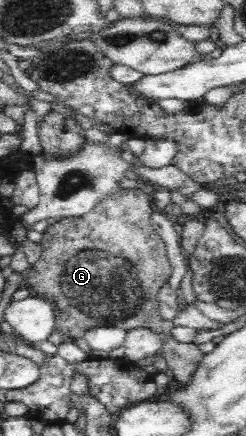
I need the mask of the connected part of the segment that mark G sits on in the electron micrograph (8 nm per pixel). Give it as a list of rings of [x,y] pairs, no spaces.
[[[119,188],[114,190],[112,193],[104,196],[101,202],[97,202],[95,206],[93,206],[93,210],[87,212],[87,214],[83,214],[83,216],[77,217],[65,217],[59,222],[55,224],[51,224],[48,228],[43,232],[42,240],[39,243],[42,248],[42,253],[37,262],[34,262],[28,269],[24,272],[24,283],[36,292],[35,296],[39,298],[43,298],[52,302],[57,309],[56,314],[56,330],[58,330],[65,339],[75,340],[80,339],[87,332],[87,330],[91,330],[91,328],[97,328],[101,326],[110,326],[115,328],[122,328],[125,331],[133,330],[133,328],[145,328],[149,329],[151,332],[158,334],[160,339],[163,342],[163,349],[161,351],[163,358],[165,358],[168,368],[171,368],[173,371],[173,378],[177,380],[177,382],[184,385],[189,379],[190,374],[193,374],[194,368],[198,365],[198,362],[203,359],[204,354],[201,353],[198,346],[193,343],[179,343],[176,340],[171,338],[170,332],[174,327],[172,322],[165,322],[161,320],[161,317],[156,313],[156,306],[154,306],[154,296],[158,291],[158,286],[161,286],[161,283],[167,283],[169,280],[169,276],[171,276],[172,268],[169,260],[167,259],[166,250],[165,250],[165,242],[153,231],[153,227],[151,225],[151,215],[153,214],[153,201],[151,198],[141,189],[131,188],[124,189]]]

